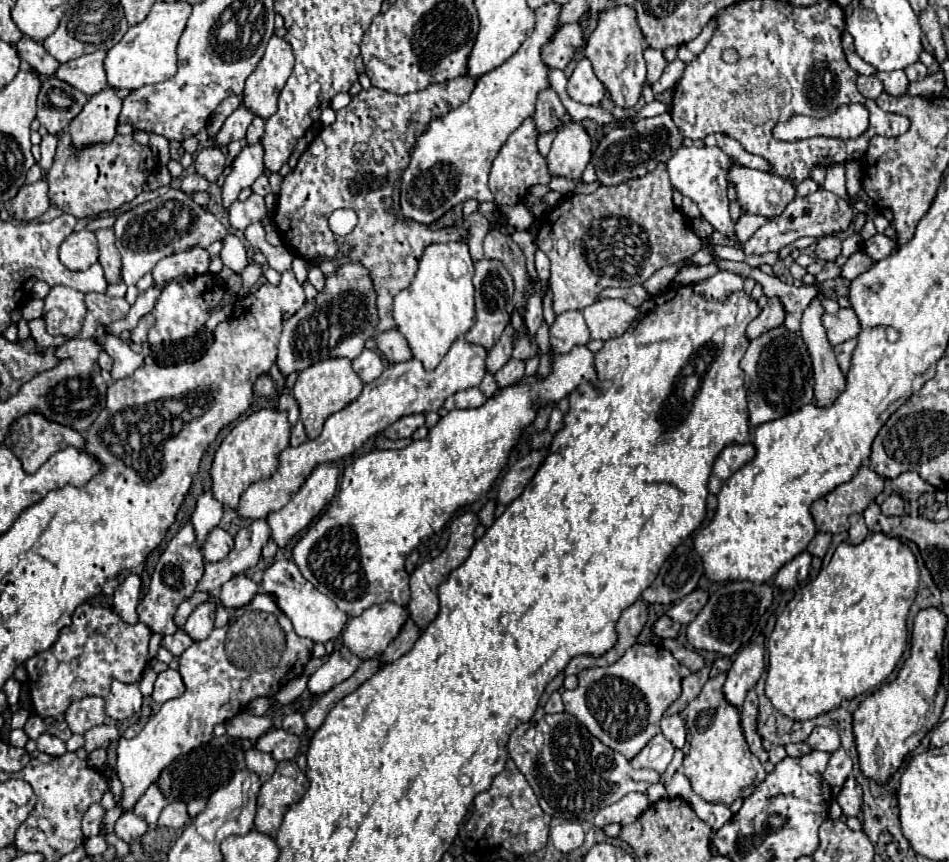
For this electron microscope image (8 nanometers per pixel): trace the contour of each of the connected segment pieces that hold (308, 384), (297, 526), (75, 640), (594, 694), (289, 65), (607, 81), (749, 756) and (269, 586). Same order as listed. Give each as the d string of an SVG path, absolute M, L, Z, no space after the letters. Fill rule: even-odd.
M325 359L325 361L311 365L309 369L301 371L299 379L293 387L293 397L299 405L299 411L301 411L299 417L305 425L307 437L315 439L321 433L325 419L329 415L333 415L335 411L341 411L343 407L347 407L351 401L355 401L359 397L361 389L363 389L363 381L353 371L349 359Z
M323 463L319 465L309 477L307 481L303 483L303 487L291 497L291 501L279 509L279 511L273 511L267 515L267 523L269 523L269 529L271 529L271 539L279 545L279 547L285 547L289 543L289 539L293 539L299 531L303 531L329 503L331 499L335 497L335 491L337 491L337 465L335 463Z
M83 603L75 609L71 625L59 631L57 641L25 663L31 701L37 715L59 717L67 711L71 701L99 695L107 697L113 679L121 683L139 681L147 665L147 645L151 631L143 623L129 625L107 607L91 607Z
M637 643L617 663L581 671L579 687L563 691L565 711L575 715L601 743L633 759L659 733L661 715L681 695L679 667L665 647Z
M273 35L259 67L247 77L243 89L243 105L255 117L267 119L277 111L277 99L293 71L293 61L295 59L289 43Z
M615 7L611 11L601 13L597 29L591 33L587 41L585 57L593 63L595 75L607 87L613 103L619 107L633 107L641 97L641 89L645 85L645 73L647 73L641 41L643 41L643 33L635 21L633 7Z
M725 673L709 679L701 693L681 711L681 719L687 727L687 747L683 747L685 759L679 773L691 779L691 787L709 803L731 805L737 797L749 797L757 783L765 779L761 761L749 751L749 745L741 729L741 709L727 703L723 695ZM753 787L753 789L749 789Z
M275 561L273 565L269 565L265 569L263 575L263 583L261 583L263 591L275 595L279 609L291 619L295 631L301 637L309 637L315 643L327 643L329 639L335 639L345 623L347 623L347 615L321 591L317 591L299 571L299 567L293 561Z

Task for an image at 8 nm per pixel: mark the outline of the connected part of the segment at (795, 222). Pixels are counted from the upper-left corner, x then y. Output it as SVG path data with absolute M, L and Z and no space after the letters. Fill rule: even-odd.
M817 189L809 197L795 197L777 219L767 221L763 227L759 227L759 231L755 231L755 235L751 235L751 239L747 239L741 249L745 255L763 255L769 251L777 253L785 245L789 245L801 237L819 239L825 235L845 231L851 225L851 221L853 221L853 209L845 199L833 195L825 189Z

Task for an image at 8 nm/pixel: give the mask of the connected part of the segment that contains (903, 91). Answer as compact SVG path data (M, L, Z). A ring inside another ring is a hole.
M877 71L875 77L885 85L885 93L889 95L895 95L895 97L901 97L901 95L907 95L907 87L909 87L909 79L905 77L903 71Z

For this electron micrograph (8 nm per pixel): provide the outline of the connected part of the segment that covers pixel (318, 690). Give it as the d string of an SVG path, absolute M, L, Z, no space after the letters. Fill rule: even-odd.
M345 647L335 649L329 657L329 661L325 665L321 665L307 683L307 689L311 695L323 695L327 693L331 687L335 687L337 683L345 681L347 677L351 677L355 673L355 669L359 667L361 659L355 657L353 653L349 653Z

